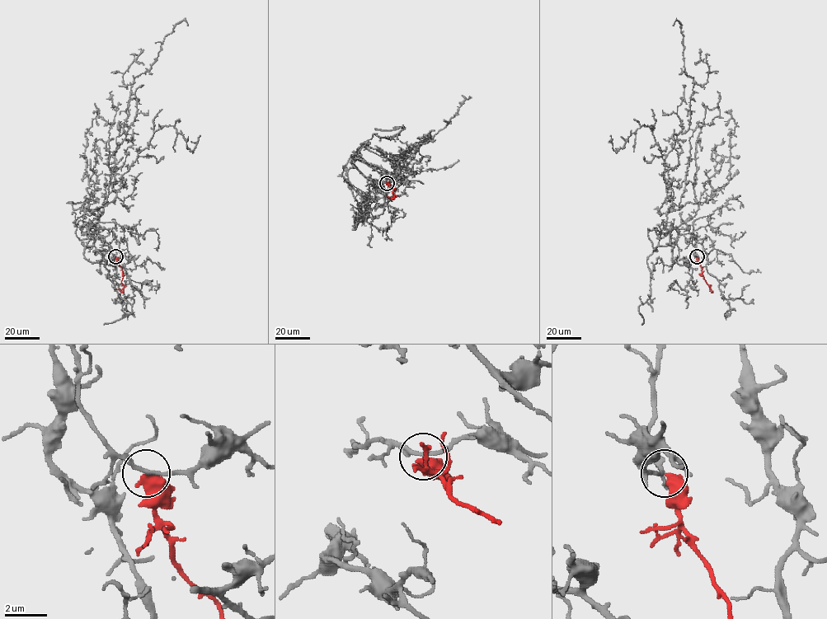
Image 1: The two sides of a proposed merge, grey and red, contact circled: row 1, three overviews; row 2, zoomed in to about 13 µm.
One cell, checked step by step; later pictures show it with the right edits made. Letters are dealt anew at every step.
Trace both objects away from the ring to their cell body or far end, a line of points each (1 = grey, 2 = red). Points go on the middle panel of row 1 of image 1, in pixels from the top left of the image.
1: (387, 183), (353, 164), (359, 147), (387, 153), (378, 151), (403, 180), (458, 160)
2: (387, 183), (394, 189), (392, 193), (395, 195), (392, 199), (387, 195)

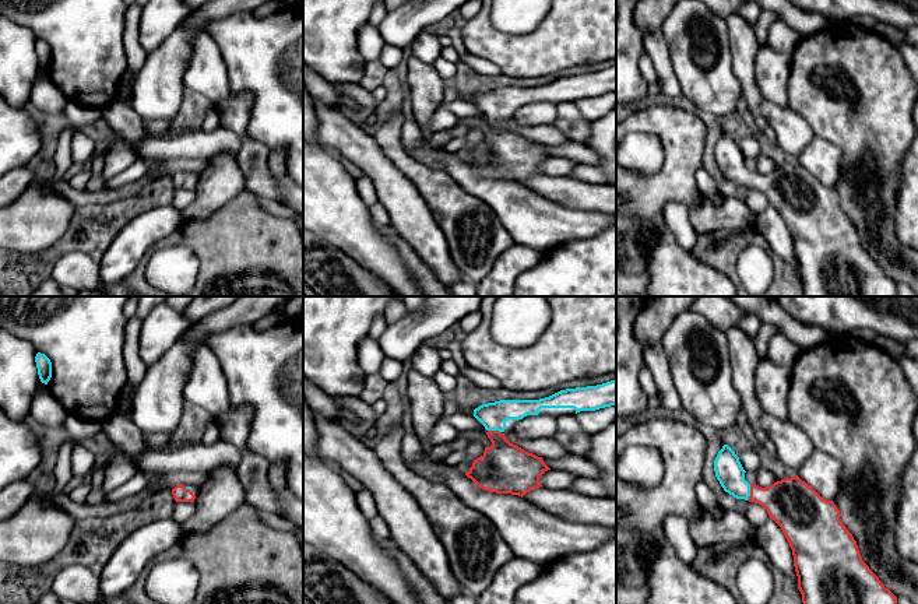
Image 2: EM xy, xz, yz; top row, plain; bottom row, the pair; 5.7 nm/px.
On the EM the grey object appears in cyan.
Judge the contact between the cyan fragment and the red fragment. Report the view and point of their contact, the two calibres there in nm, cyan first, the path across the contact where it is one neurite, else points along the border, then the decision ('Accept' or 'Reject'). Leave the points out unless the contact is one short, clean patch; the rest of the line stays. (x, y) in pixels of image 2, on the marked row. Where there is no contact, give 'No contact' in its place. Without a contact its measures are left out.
Touches cyan at yz (749, 492). Thickness 160 nm (cyan) against 280 nm. Accept

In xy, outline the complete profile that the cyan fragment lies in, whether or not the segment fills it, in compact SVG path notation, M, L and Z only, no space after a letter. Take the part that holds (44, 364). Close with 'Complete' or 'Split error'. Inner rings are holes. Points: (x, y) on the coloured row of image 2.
M38 352L35 357L36 368L38 368L38 375L42 383L48 384L48 382L52 378L52 362L50 359L45 355Z. Complete

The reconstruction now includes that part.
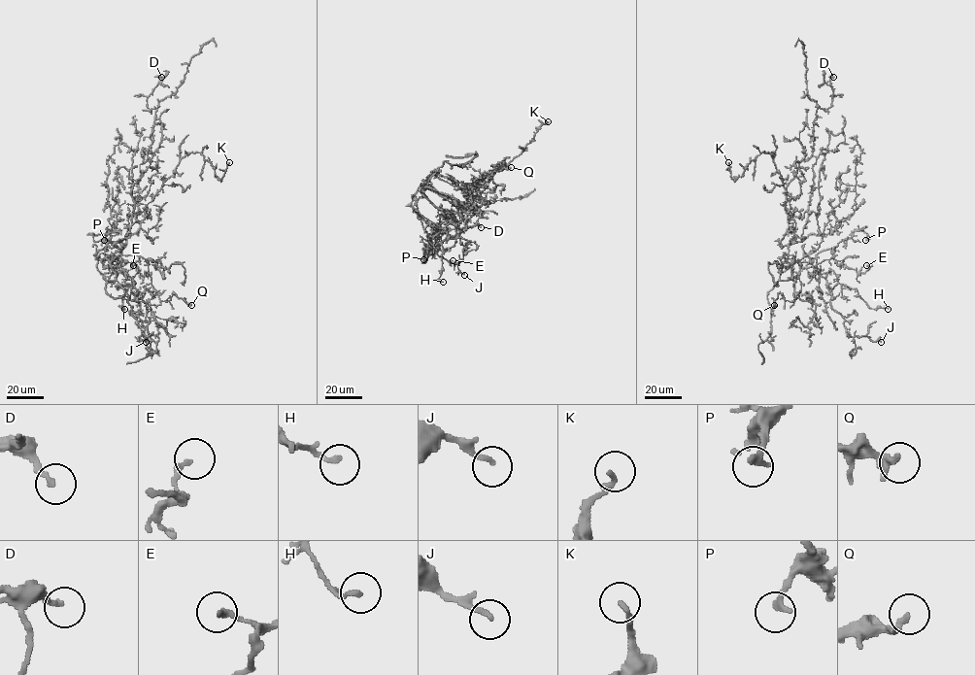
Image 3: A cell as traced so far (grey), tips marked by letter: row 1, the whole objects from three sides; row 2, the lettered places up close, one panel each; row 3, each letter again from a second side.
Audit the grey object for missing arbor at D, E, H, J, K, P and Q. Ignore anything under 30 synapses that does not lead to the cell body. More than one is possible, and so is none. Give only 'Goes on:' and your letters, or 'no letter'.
Goes on: no letter

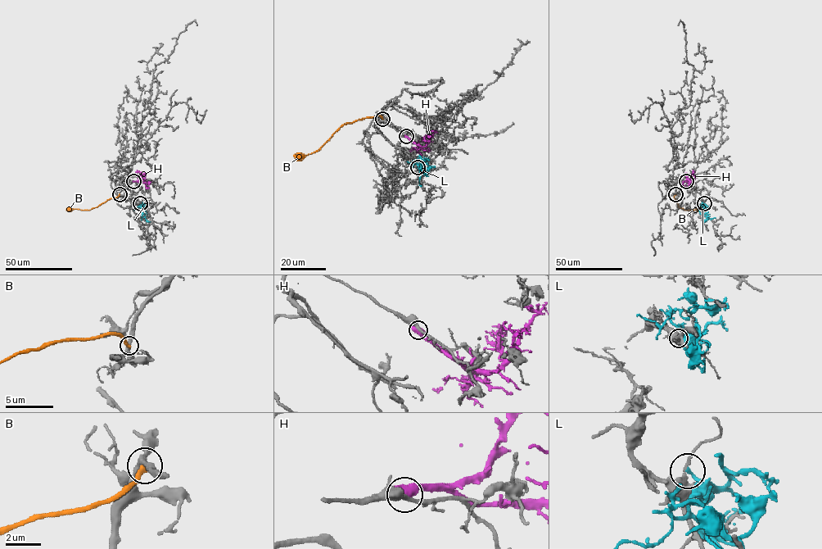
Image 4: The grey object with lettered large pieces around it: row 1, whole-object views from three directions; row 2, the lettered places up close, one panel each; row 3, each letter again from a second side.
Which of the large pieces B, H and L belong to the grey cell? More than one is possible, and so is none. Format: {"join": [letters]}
{"join": []}

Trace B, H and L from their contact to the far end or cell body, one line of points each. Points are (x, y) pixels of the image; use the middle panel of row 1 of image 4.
B: (382, 119), (380, 115), (347, 122), (318, 150), (304, 156), (294, 156)
H: (406, 136), (414, 142), (425, 146), (428, 140), (426, 134)
L: (417, 167), (422, 164), (421, 169), (427, 171), (435, 167)

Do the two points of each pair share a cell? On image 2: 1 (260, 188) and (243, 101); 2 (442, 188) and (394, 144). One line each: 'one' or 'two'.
1: one
2: one

